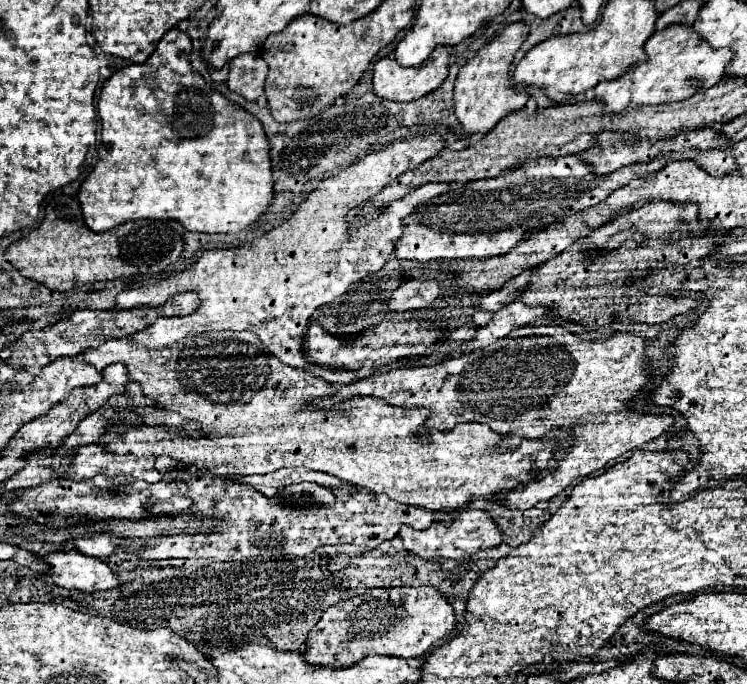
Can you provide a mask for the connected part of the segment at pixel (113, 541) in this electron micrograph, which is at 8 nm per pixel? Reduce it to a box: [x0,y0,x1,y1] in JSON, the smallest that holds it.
[72,533,122,559]

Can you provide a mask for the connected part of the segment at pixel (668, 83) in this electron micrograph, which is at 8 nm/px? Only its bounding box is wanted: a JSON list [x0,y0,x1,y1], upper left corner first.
[596,25,730,113]

